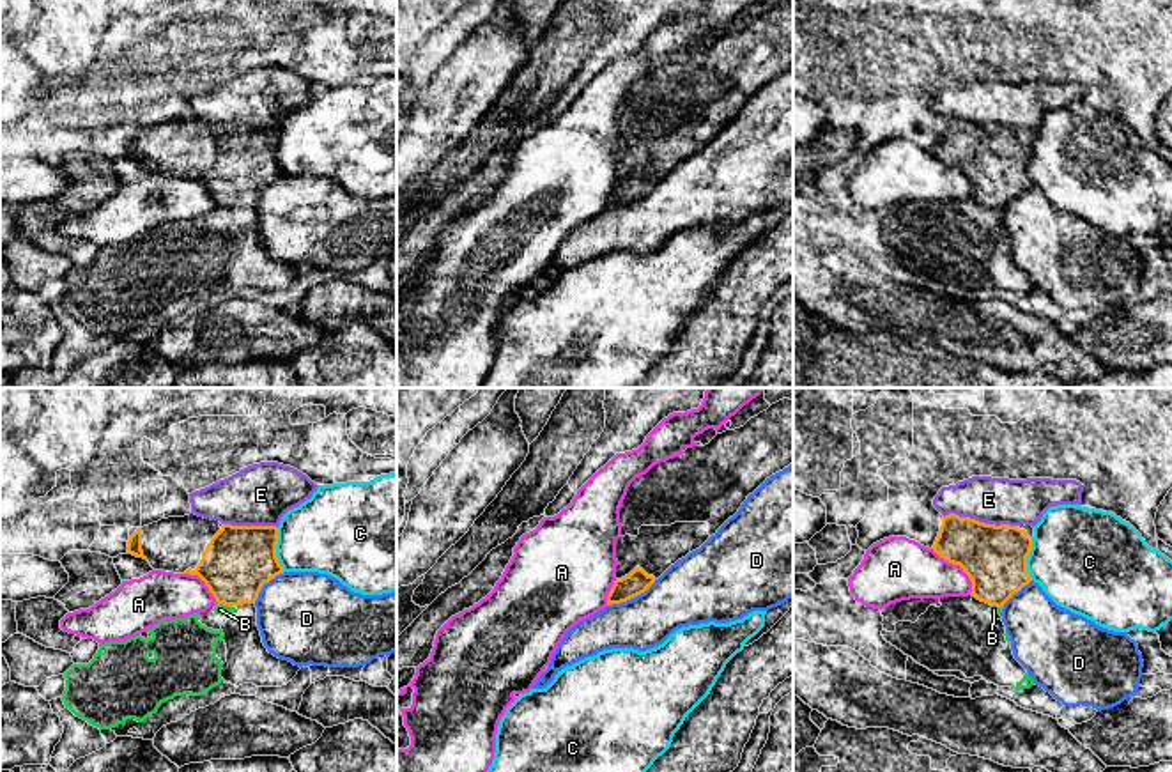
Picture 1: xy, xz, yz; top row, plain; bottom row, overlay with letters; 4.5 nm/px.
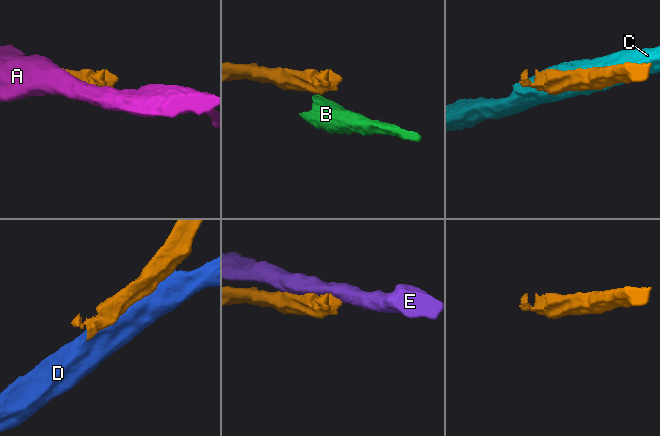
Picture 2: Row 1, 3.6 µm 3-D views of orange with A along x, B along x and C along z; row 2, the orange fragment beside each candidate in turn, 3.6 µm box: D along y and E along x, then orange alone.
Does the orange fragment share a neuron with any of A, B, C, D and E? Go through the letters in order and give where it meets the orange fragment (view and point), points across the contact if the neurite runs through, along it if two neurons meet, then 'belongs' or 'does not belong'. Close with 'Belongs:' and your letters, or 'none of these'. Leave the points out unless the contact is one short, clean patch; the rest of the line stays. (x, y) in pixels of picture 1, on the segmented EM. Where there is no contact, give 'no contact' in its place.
A: meets orange in yz at (960, 565); does not belong
B: meets orange in yz at (997, 606); border along yz (992, 604), (1001, 609); does not belong
C: meets orange in xy at (275, 549); does not belong
D: meets orange in xz at (631, 597); does not belong
E: meets orange in yz at (978, 521); does not belong
Belongs: none of these

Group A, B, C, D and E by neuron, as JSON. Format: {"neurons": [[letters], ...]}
{"neurons": [["A"], ["B"], ["C"], ["D"], ["E"]]}

